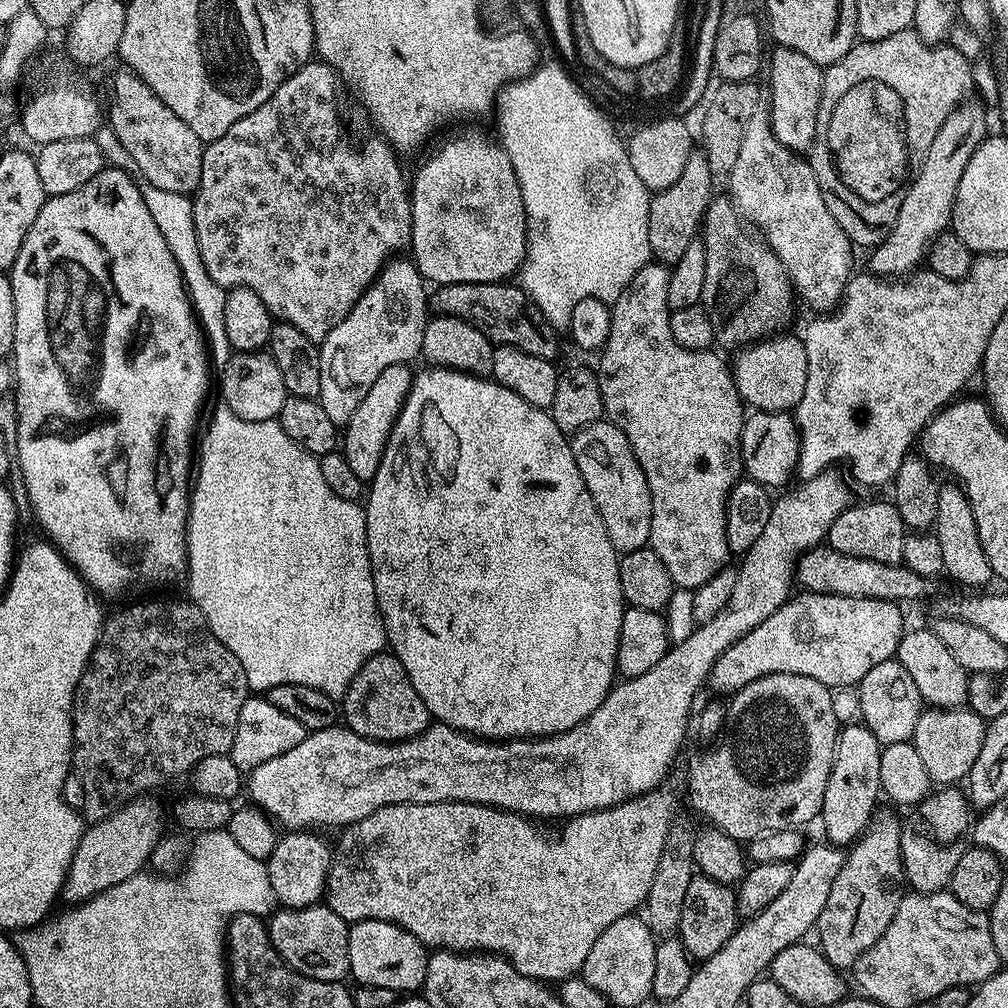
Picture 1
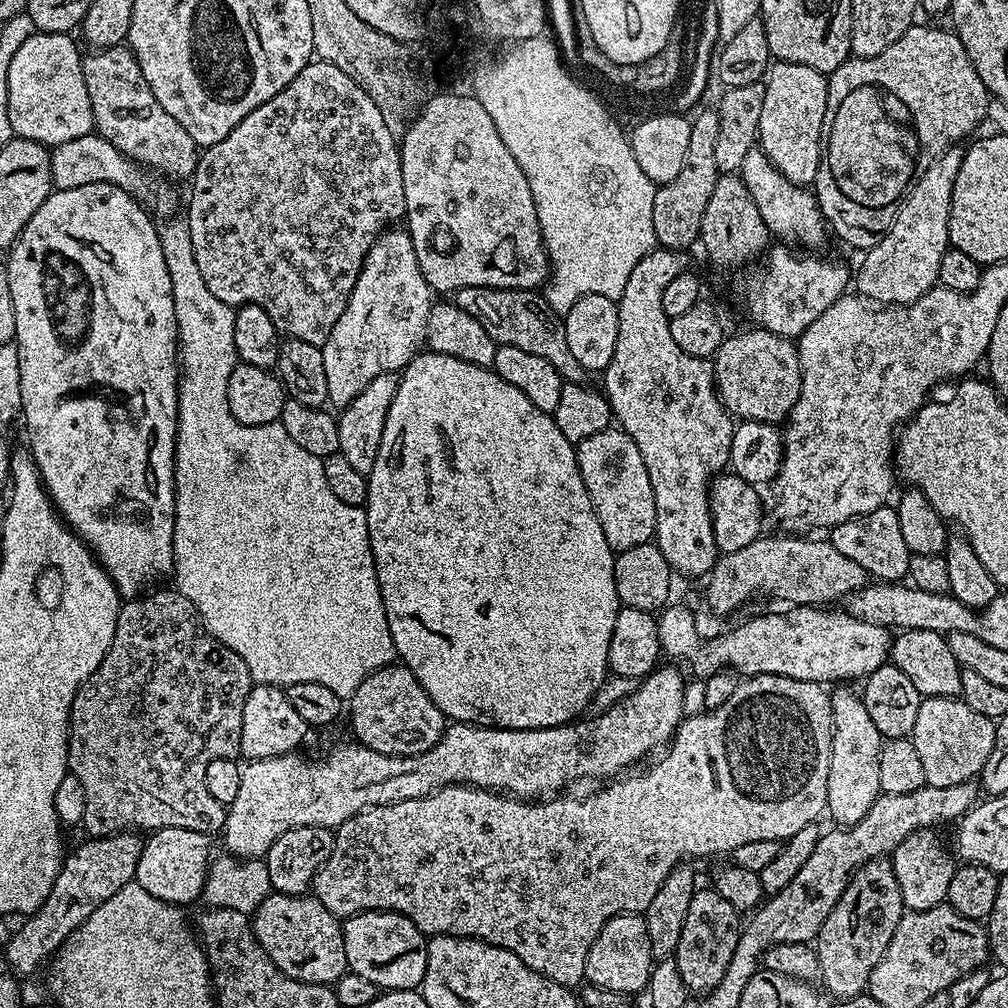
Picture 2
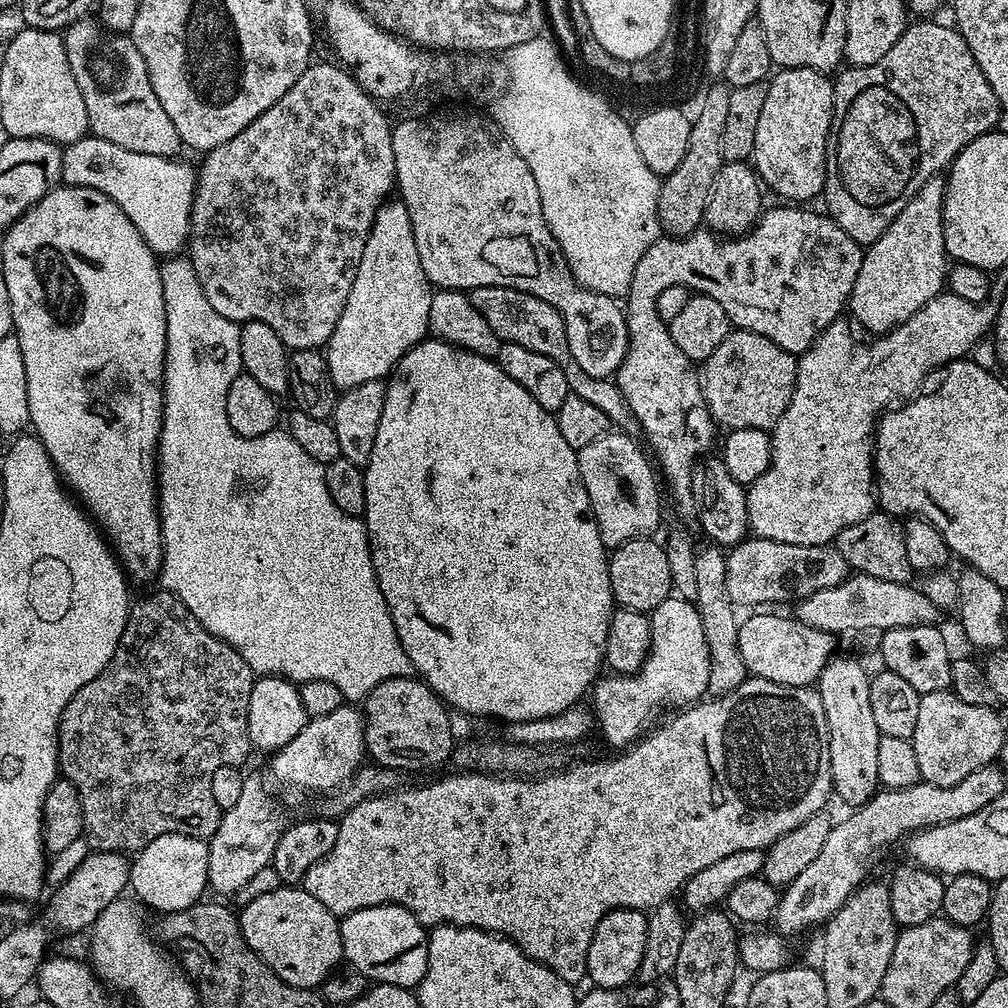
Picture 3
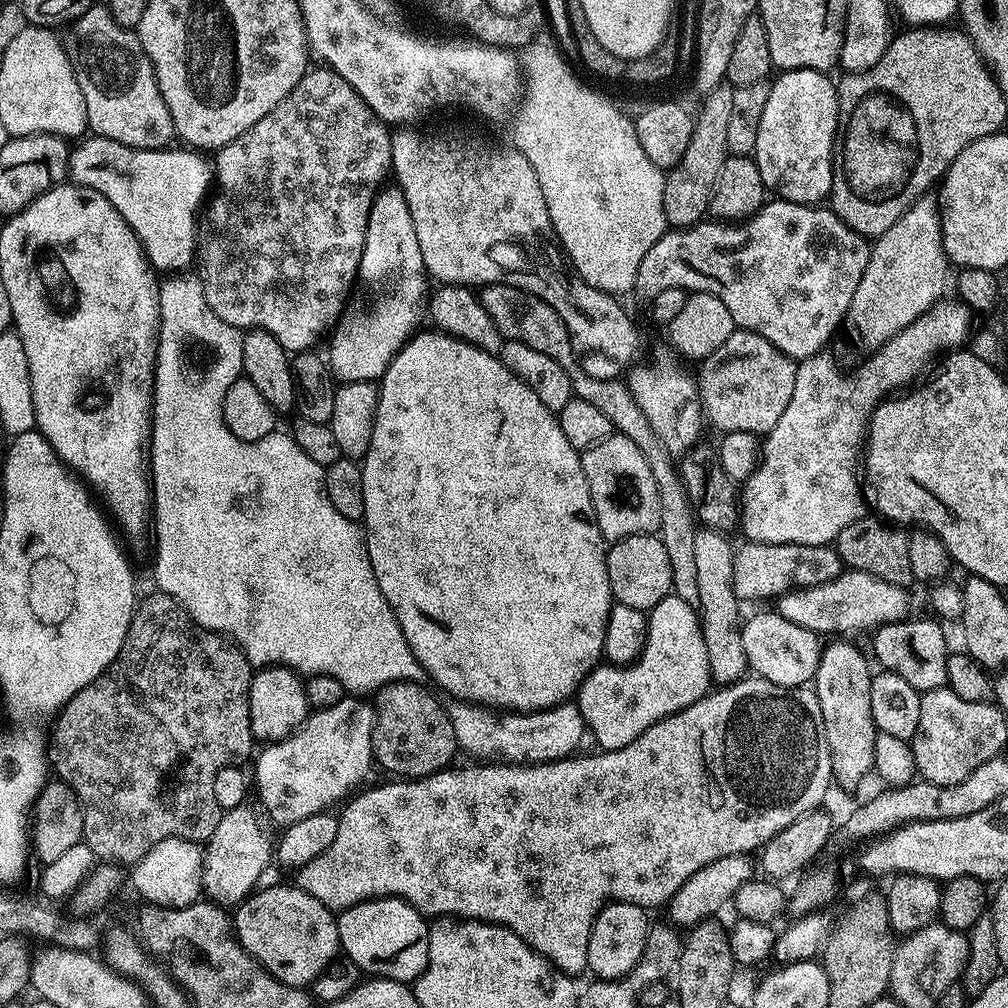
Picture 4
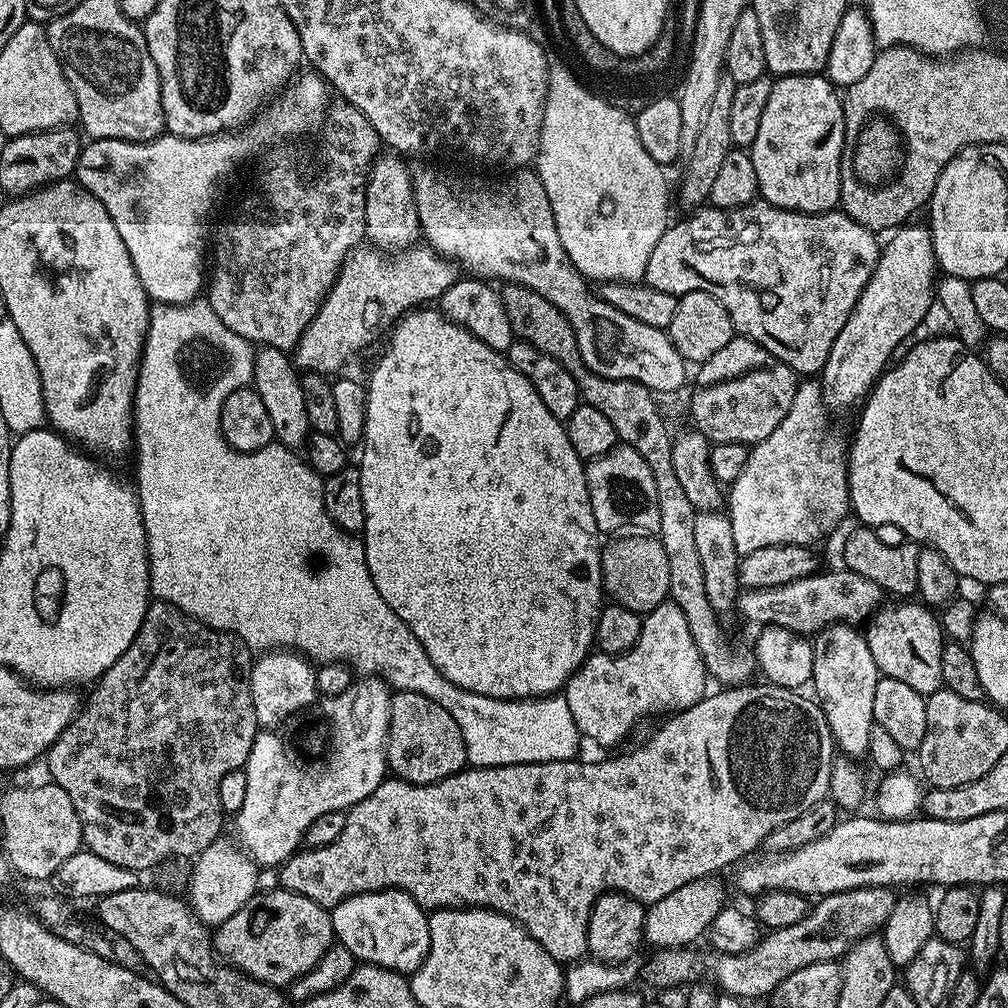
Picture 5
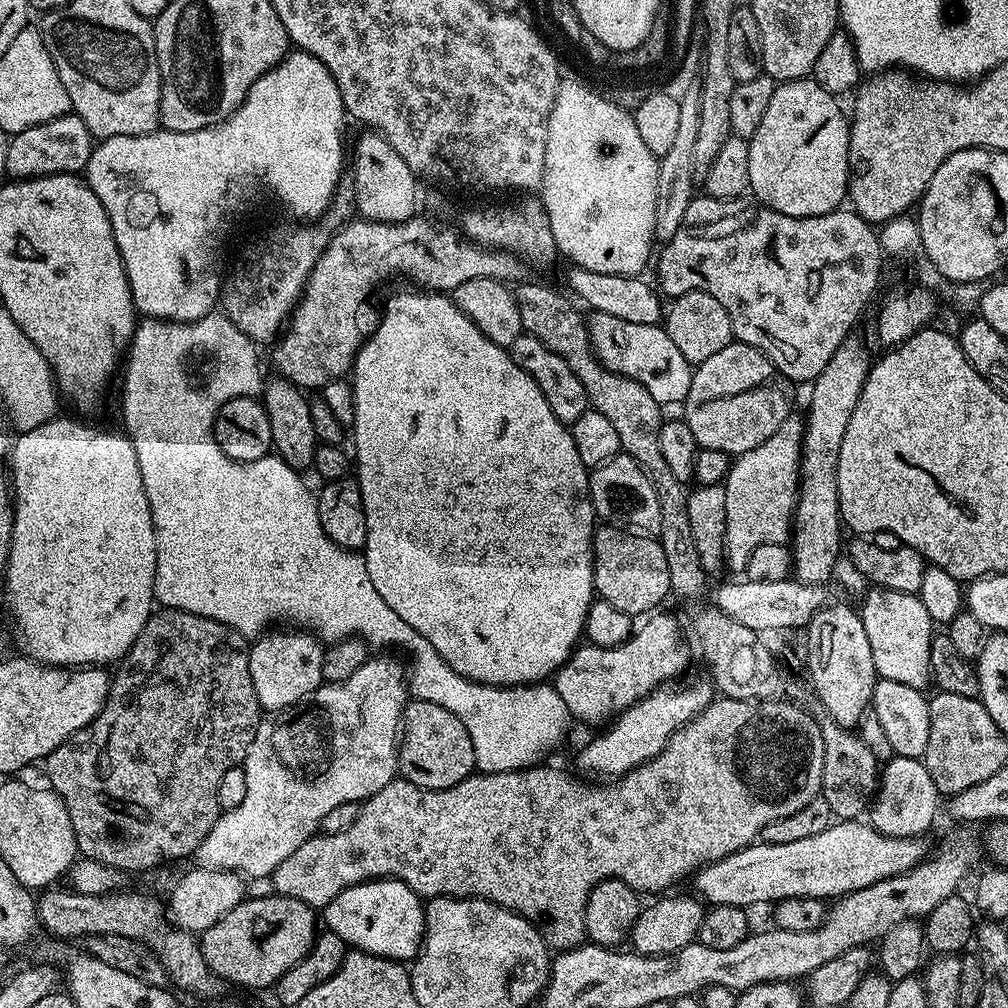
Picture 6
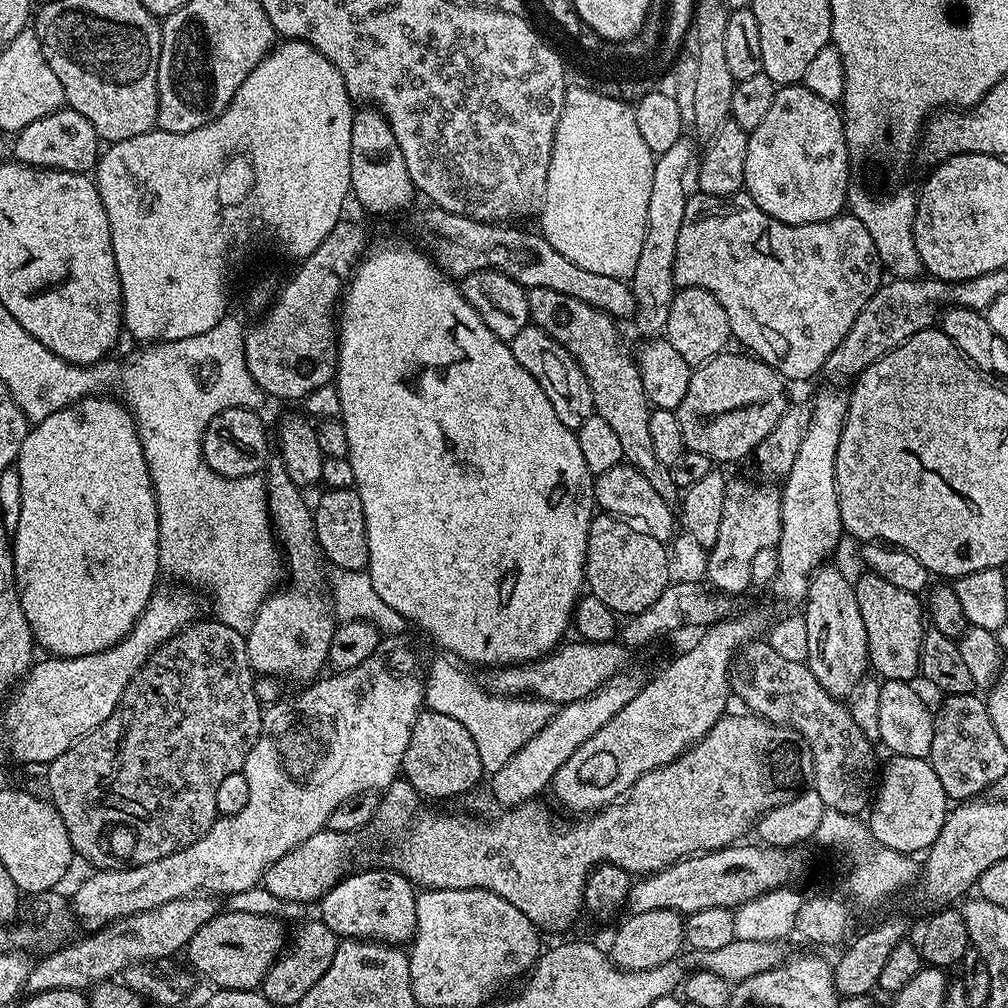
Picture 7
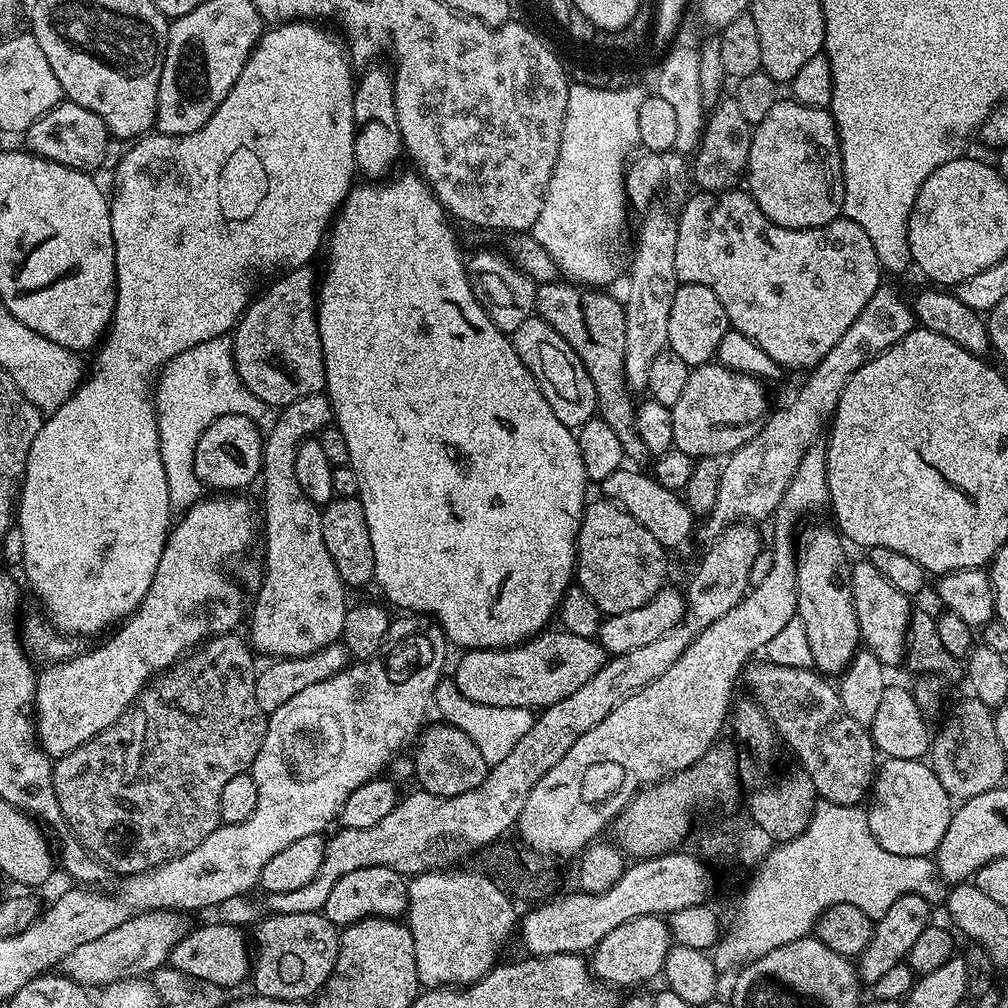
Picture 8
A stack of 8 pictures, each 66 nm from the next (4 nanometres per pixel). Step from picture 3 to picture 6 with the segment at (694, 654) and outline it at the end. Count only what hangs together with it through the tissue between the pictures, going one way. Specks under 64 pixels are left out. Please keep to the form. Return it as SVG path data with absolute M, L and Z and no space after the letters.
M665 610L649 615L626 642L613 648L585 643L557 670L554 686L566 702L569 717L600 724L646 698L655 688L665 687L688 668L688 640L684 628Z

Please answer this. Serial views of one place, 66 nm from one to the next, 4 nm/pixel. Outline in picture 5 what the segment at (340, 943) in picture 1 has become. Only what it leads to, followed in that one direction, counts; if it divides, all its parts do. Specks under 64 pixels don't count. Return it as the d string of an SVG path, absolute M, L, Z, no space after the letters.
M279 886L257 891L238 914L226 918L214 932L214 947L221 961L278 989L293 984L306 970L312 970L333 943L329 909Z

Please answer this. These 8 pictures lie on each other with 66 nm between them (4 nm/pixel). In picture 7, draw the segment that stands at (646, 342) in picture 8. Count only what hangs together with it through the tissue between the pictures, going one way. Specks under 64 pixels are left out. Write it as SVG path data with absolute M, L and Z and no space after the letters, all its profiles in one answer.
M682 135L674 146L670 146L670 150L655 157L650 206L646 208L646 238L642 242L638 266L630 278L630 287L636 298L634 323L644 338L656 338L663 333L668 307L678 291L674 282L674 250L678 250L678 230L682 230L682 218L686 214L686 202L690 195L689 189L684 189L684 179L687 176L689 179L690 169L698 156L698 152L692 149L691 139L691 135Z

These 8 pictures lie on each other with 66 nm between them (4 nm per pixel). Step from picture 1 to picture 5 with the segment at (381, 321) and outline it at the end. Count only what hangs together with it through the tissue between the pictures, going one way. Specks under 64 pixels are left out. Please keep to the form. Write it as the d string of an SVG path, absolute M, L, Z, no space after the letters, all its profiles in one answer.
M385 154L377 155L376 159L373 160L371 168L368 169L368 181L366 182L366 236L369 241L375 247L382 248L385 250L403 250L405 248L412 247L413 244L417 243L417 240L421 237L420 231L420 219L418 218L418 210L416 209L416 203L414 202L414 190L412 189L412 174L409 165L404 165L405 161L396 154Z

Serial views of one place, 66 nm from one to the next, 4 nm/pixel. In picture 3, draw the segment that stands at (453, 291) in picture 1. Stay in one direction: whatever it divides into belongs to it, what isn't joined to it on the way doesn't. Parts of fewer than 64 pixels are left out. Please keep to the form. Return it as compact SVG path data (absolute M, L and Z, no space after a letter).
M502 286L474 288L471 289L470 295L472 305L478 310L478 314L482 314L482 318L486 318L486 322L490 322L490 330L494 330L494 334L501 342L526 346L526 350L535 350L538 354L546 354L546 358L553 360L564 372L564 381L568 383L568 391L571 395L586 398L586 402L598 406L598 410L602 410L602 414L606 414L609 425L615 426L619 431L625 434L640 432L640 423L632 417L630 406L626 402L622 390L616 385L615 379L599 380L594 378L590 374L586 374L586 370L582 370L582 366L578 366L578 362L574 362L574 354L570 354L570 342L566 338L566 326L562 322L562 314L557 308L550 306L550 302L546 302L534 294L526 294L517 288L503 288Z

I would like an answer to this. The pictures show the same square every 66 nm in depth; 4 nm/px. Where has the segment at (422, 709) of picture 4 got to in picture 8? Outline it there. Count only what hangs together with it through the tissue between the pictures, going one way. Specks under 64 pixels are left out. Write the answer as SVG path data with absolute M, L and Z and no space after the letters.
M430 724L419 733L414 744L416 757L412 764L416 767L416 780L420 783L417 785L435 796L457 796L482 786L490 766L486 758L482 758L478 746L474 746L474 742L470 742L470 738L466 738L466 734L462 734L462 730L452 724Z

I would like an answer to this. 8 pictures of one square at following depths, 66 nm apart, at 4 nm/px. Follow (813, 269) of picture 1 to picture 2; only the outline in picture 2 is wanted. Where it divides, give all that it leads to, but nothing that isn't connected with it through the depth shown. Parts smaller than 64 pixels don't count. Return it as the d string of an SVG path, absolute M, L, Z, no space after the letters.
M757 146L746 154L740 167L739 177L744 181L746 190L750 190L750 198L754 198L754 206L758 206L758 214L762 214L762 222L766 222L769 233L776 236L777 241L788 246L801 244L801 249L816 250L824 240L826 221L820 212L815 195L807 187L790 182L766 158L766 154Z

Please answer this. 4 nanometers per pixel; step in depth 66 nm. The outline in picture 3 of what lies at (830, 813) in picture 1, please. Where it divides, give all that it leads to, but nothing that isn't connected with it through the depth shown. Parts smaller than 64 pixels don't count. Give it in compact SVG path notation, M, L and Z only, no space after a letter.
M833 655L822 670L818 691L826 714L828 727L828 753L832 791L841 796L848 806L867 802L878 788L878 742L880 731L874 722L874 709L870 707L870 672L852 656Z

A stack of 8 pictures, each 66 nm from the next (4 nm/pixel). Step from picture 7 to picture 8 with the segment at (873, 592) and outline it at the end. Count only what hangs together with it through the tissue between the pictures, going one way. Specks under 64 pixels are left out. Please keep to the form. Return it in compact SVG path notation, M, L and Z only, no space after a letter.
M860 558L857 564L855 561L851 565L848 581L863 647L886 666L901 663L904 650L908 647L908 623L914 611L913 601L902 590L898 590L898 586L890 586L890 582L886 582L886 578L874 570L867 558Z

